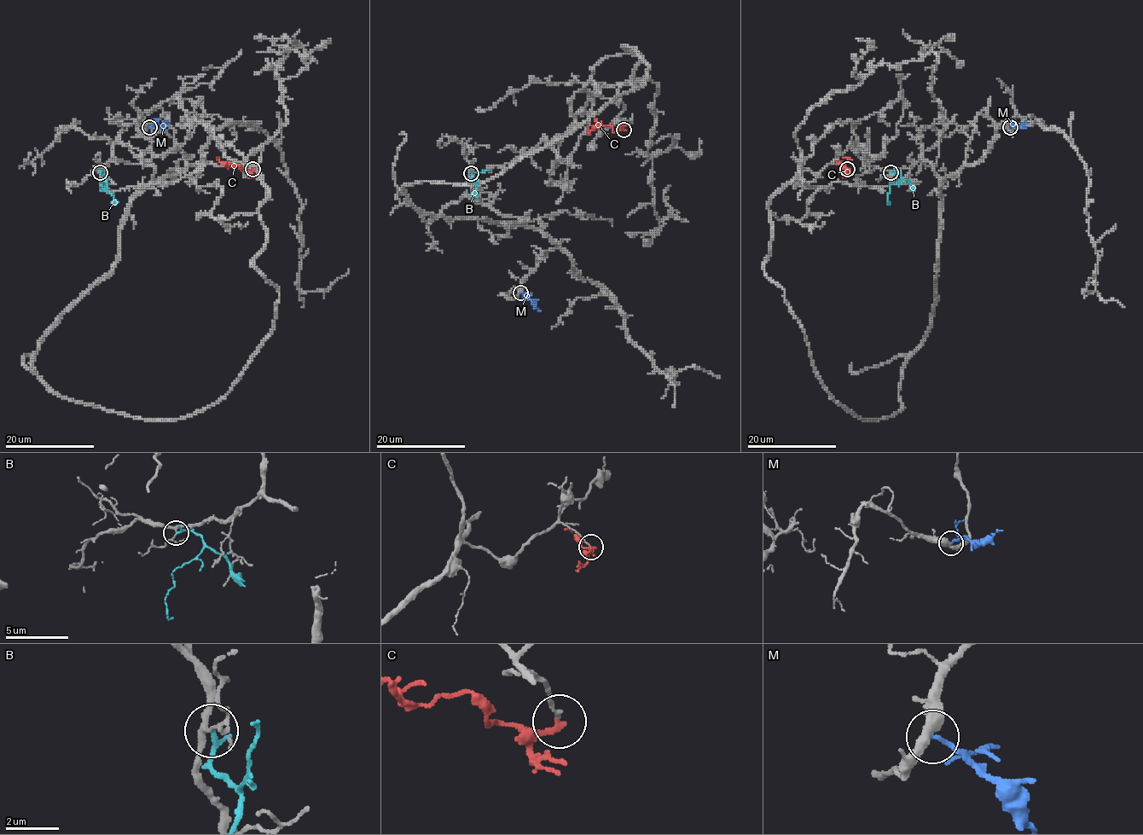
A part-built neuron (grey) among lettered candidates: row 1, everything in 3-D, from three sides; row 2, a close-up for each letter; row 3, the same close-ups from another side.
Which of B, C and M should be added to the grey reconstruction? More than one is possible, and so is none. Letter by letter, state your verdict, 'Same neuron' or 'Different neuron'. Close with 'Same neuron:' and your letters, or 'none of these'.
B: Different neuron
C: Different neuron
M: Different neuron
Same neuron: none of these

